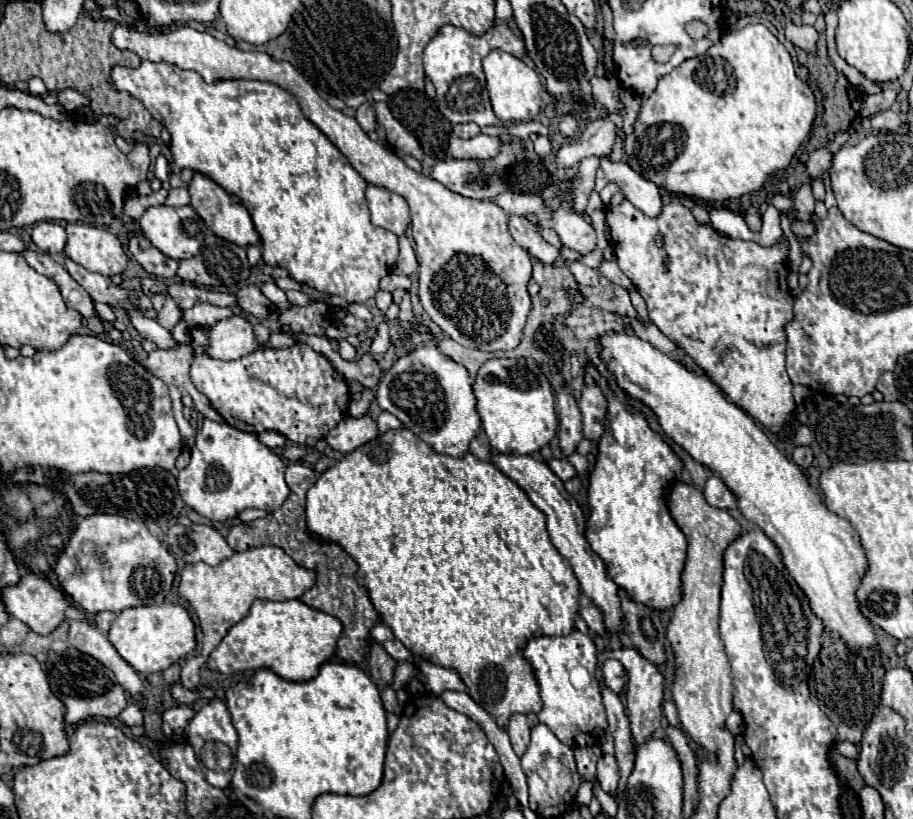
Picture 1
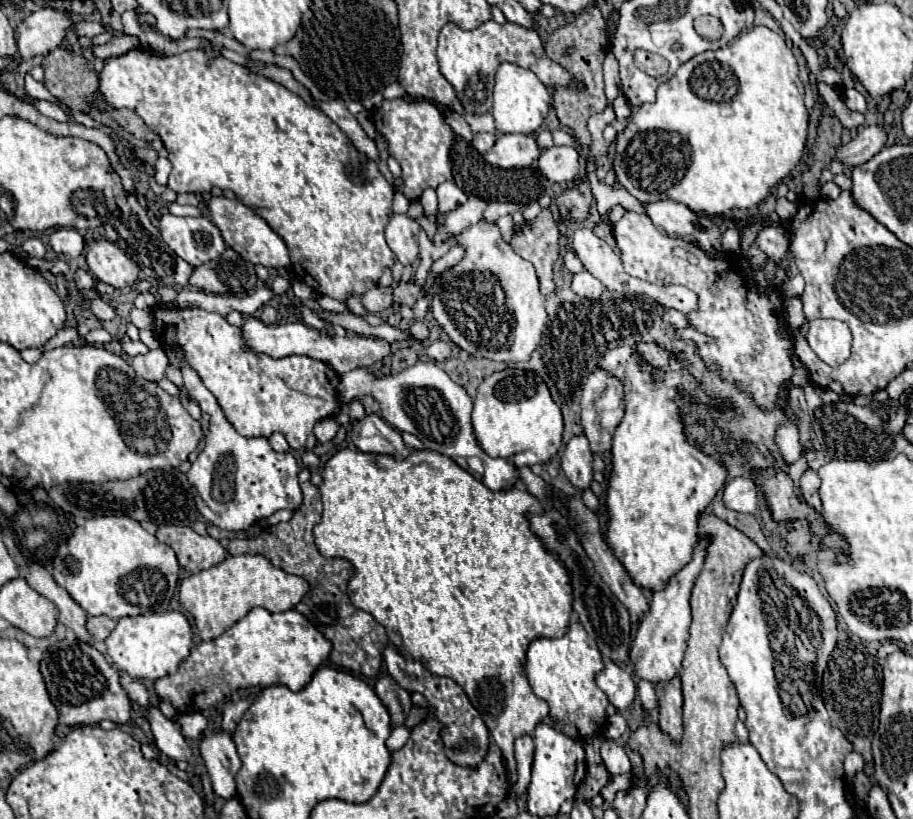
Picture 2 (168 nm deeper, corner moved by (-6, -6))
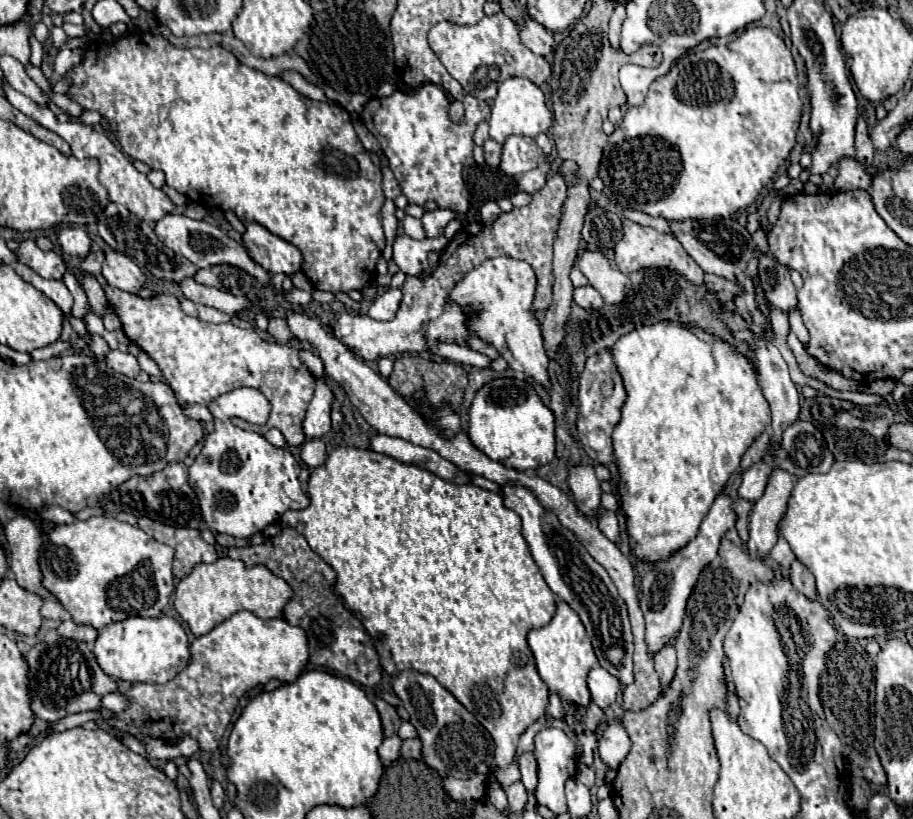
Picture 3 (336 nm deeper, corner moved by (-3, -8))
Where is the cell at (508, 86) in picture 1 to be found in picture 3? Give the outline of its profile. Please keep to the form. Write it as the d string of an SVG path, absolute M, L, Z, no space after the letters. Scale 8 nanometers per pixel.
M508 78L498 86L498 96L494 98L490 114L490 138L496 142L504 142L510 134L522 134L522 136L538 136L540 132L548 132L552 124L552 114L546 108L544 92L530 82L528 78Z

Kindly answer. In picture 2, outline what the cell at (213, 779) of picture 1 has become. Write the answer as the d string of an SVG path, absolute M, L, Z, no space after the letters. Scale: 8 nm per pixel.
M215 732L201 738L201 760L207 768L211 778L213 792L219 798L233 798L235 796L235 774L241 768L241 760L235 750L235 742L231 734Z

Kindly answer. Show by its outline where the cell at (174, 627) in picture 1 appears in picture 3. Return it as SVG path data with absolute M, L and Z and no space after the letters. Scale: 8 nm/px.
M170 616L158 618L126 618L100 630L94 642L94 656L100 668L114 680L126 682L156 682L172 680L190 660L188 638L178 620Z

